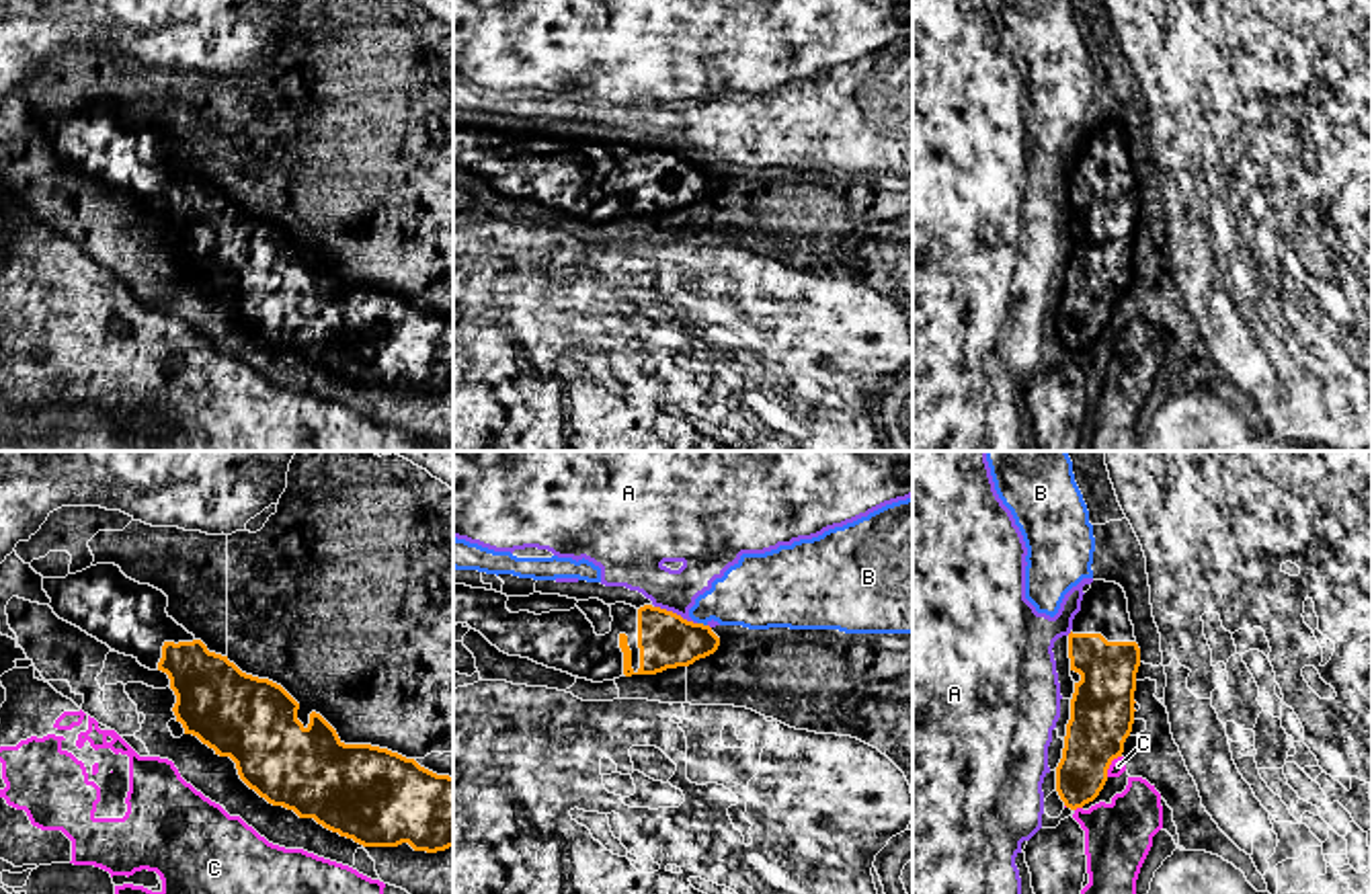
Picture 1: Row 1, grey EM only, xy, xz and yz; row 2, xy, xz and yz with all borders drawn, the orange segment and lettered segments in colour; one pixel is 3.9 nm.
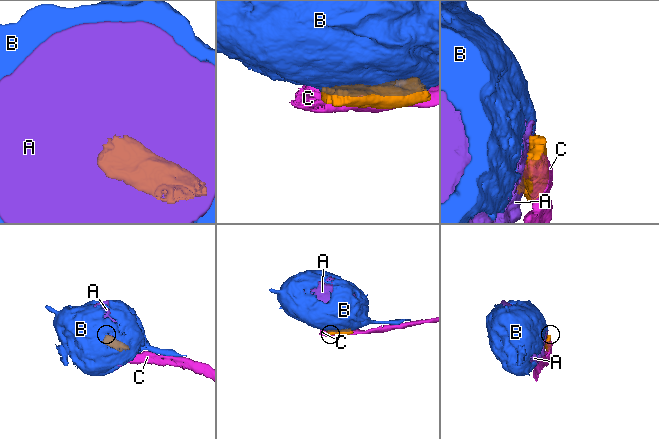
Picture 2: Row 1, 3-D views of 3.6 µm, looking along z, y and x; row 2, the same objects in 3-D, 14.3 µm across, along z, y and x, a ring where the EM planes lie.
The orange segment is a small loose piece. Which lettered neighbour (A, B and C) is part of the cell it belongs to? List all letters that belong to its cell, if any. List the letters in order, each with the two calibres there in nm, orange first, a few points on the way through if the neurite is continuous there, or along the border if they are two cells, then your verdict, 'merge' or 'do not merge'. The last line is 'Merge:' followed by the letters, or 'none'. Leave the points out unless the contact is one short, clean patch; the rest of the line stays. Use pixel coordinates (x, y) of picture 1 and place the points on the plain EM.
A: 220 nm thick on the orange side, 200 nm on the other; border along xz (655, 146), (696, 165); do not merge
B: 220 nm thick on the orange side, 280 nm on the other; do not merge
C: 260 nm thick on the orange side, 60 nm on the other; do not merge
Merge: none

